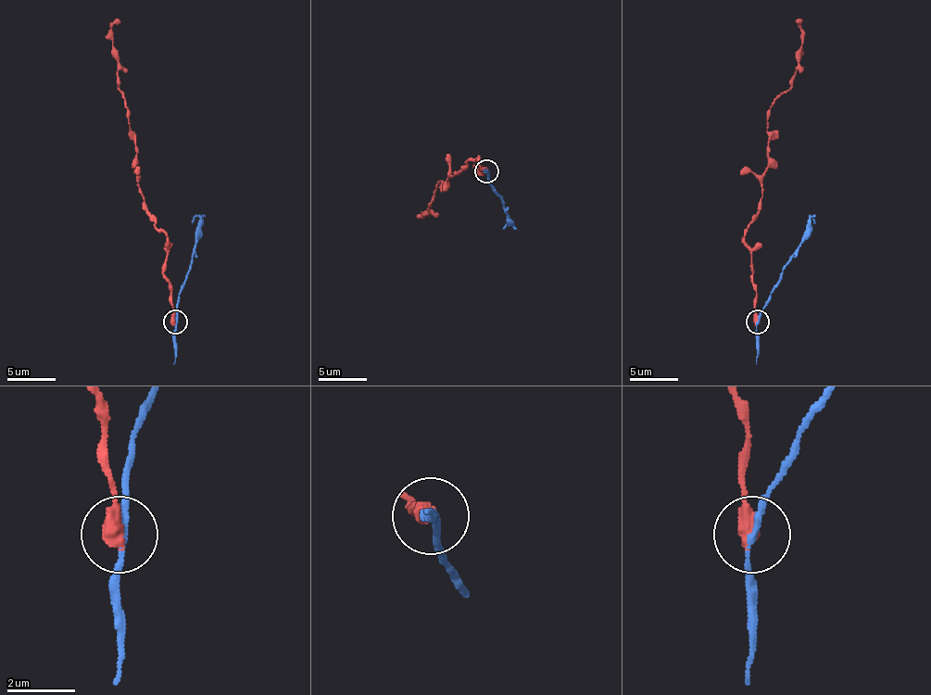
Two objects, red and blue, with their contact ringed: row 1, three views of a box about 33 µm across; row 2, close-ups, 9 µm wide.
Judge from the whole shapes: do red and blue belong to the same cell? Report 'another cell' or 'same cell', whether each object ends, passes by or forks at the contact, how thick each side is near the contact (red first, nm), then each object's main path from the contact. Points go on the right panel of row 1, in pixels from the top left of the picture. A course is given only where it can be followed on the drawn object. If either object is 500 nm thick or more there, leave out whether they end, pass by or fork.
another cell; calibres 500 and 150 nm; course red (757, 322), (745, 235), (769, 164), (766, 111), (790, 87), (802, 44), (795, 19); course blue (757, 322), (771, 288), (802, 241), (807, 221), (811, 217), (814, 223)

